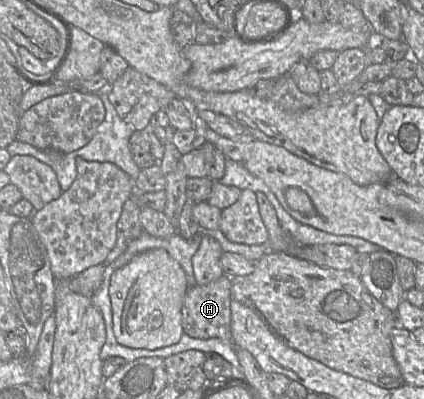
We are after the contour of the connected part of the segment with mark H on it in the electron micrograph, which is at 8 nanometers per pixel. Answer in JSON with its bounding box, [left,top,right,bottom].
[181,274,233,344]

